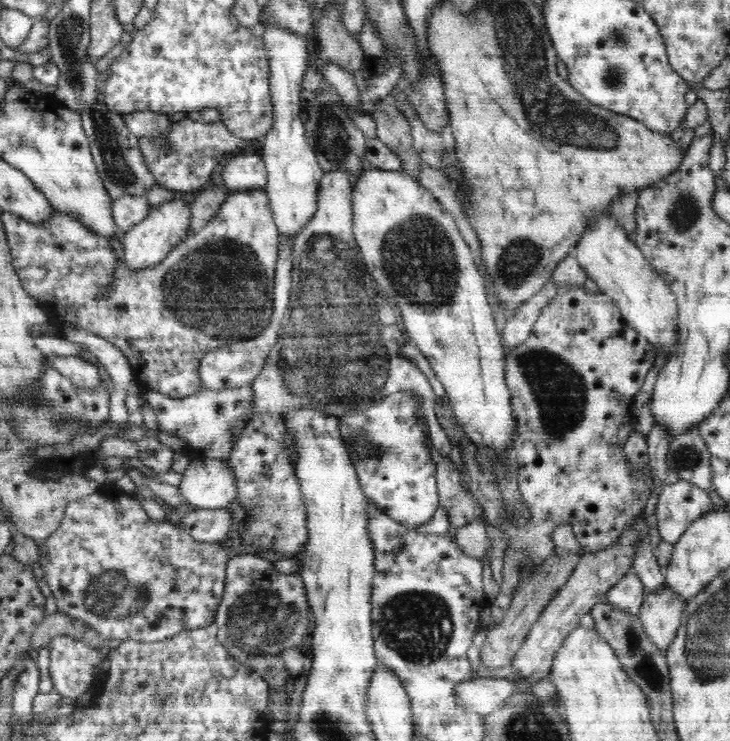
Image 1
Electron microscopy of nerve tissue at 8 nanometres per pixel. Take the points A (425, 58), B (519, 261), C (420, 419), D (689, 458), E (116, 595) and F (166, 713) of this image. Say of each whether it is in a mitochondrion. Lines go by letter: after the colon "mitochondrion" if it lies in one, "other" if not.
A: other
B: mitochondrion
C: other
D: mitochondrion
E: mitochondrion
F: mitochondrion

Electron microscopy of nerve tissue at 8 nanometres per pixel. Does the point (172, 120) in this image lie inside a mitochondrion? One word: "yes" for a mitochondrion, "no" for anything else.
no

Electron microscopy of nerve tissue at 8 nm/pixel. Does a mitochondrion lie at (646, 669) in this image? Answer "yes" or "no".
yes

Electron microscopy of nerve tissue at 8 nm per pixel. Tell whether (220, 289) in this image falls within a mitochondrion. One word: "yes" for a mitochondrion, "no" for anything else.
yes

